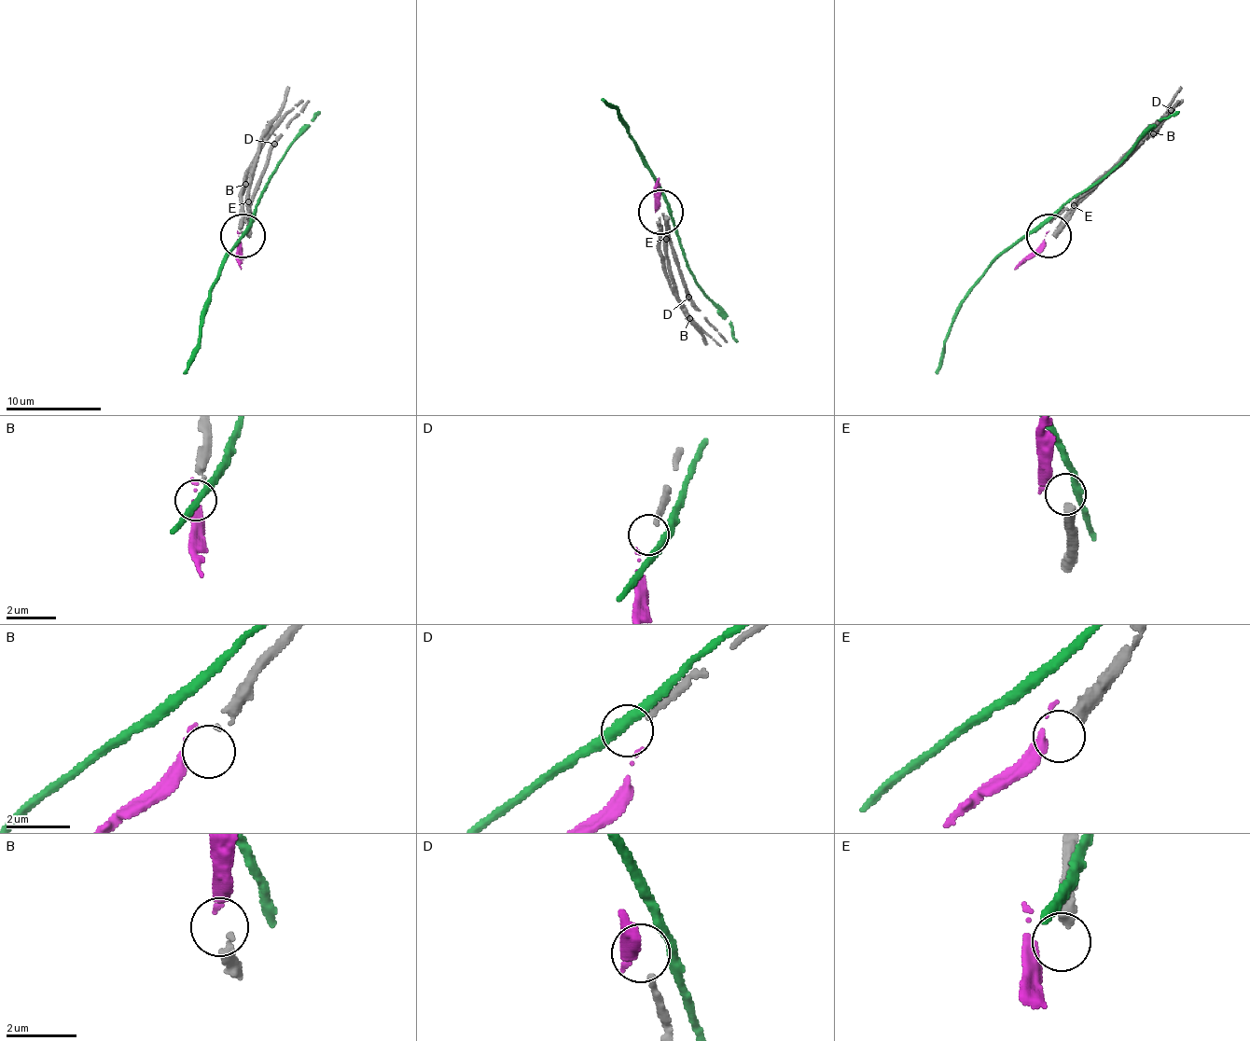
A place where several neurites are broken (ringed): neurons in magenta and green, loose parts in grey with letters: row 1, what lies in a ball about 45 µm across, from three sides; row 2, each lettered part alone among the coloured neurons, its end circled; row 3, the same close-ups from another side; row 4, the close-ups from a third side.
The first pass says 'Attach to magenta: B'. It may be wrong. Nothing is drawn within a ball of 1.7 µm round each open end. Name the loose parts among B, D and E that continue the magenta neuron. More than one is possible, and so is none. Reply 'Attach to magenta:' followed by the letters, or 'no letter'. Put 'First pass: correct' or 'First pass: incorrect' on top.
First pass: incorrect
Attach to magenta: no letter

